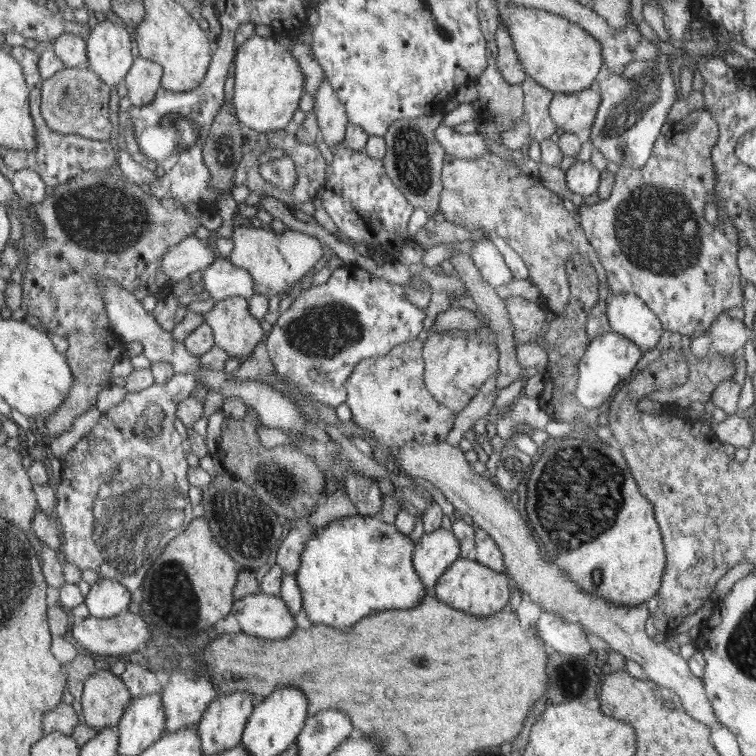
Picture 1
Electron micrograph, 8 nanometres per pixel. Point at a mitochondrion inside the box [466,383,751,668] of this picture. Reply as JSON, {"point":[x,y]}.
{"point":[578,496]}

